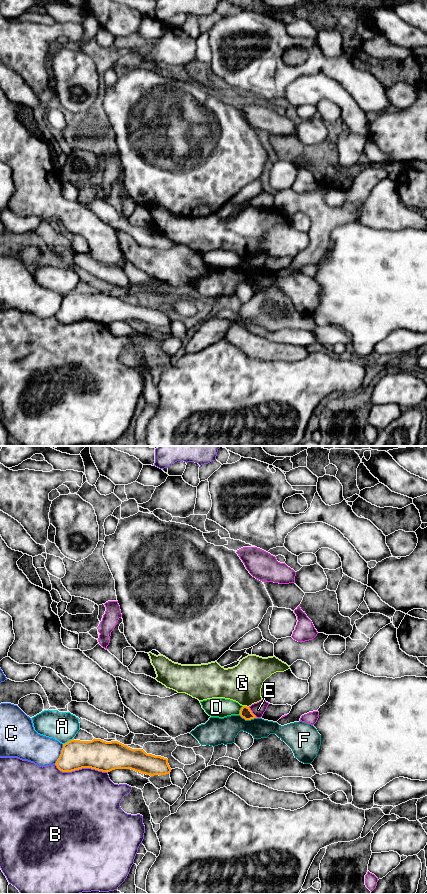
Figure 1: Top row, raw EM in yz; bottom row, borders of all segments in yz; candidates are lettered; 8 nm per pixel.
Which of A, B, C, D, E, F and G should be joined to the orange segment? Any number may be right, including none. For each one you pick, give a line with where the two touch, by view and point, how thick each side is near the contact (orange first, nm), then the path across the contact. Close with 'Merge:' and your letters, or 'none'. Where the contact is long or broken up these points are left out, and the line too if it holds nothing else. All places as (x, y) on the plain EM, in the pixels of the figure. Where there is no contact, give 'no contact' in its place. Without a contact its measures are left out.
Merge: none

